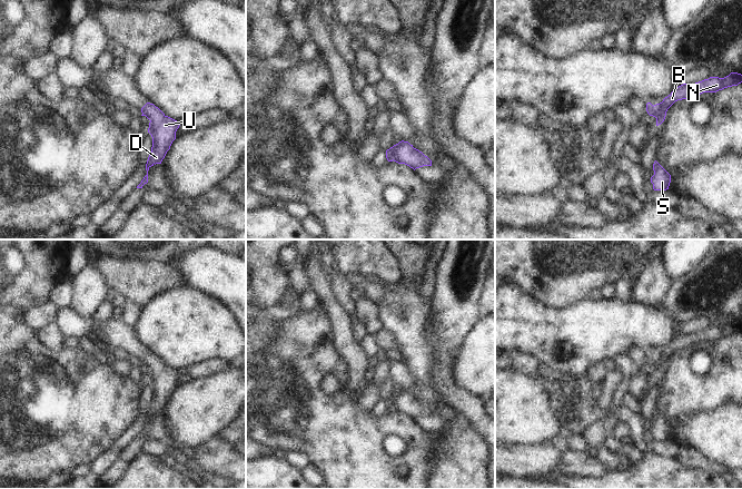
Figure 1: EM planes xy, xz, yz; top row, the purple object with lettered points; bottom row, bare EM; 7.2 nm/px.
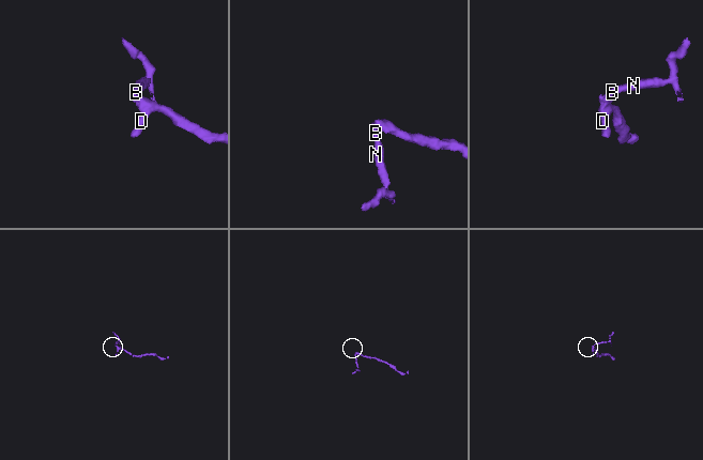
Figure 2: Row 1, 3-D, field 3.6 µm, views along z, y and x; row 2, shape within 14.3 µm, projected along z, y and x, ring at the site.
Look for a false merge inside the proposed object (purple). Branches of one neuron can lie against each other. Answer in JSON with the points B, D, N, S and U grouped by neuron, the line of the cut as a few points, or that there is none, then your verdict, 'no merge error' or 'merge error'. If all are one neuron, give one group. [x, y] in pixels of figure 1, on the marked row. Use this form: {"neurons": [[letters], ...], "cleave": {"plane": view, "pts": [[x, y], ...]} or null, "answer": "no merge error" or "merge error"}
{"neurons": [["B", "N"], ["D", "S", "U"]], "cleave": {"plane": "yz", "pts": [[662, 103], [656, 124]]}, "answer": "merge error"}

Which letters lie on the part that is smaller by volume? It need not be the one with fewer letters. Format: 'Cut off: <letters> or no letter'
Cut off: B, N

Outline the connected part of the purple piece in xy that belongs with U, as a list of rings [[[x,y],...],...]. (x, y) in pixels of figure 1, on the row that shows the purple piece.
[[[147,102],[141,113],[150,120],[148,133],[152,137],[151,153],[146,164],[147,175],[137,188],[142,188],[148,183],[148,170],[156,164],[161,164],[172,141],[176,139],[176,131],[179,128],[177,120],[166,116],[154,104]]]

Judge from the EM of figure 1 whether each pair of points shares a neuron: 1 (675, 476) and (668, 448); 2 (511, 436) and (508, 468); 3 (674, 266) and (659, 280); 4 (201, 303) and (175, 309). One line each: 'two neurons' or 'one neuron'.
1: two neurons
2: two neurons
3: two neurons
4: one neuron

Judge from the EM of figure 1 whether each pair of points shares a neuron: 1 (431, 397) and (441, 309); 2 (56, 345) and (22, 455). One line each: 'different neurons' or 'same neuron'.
1: different neurons
2: different neurons

